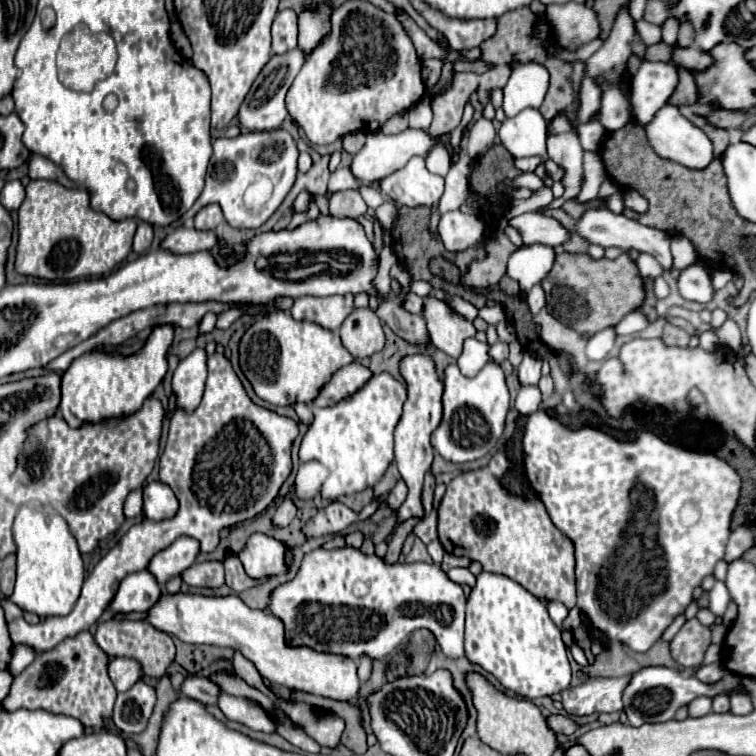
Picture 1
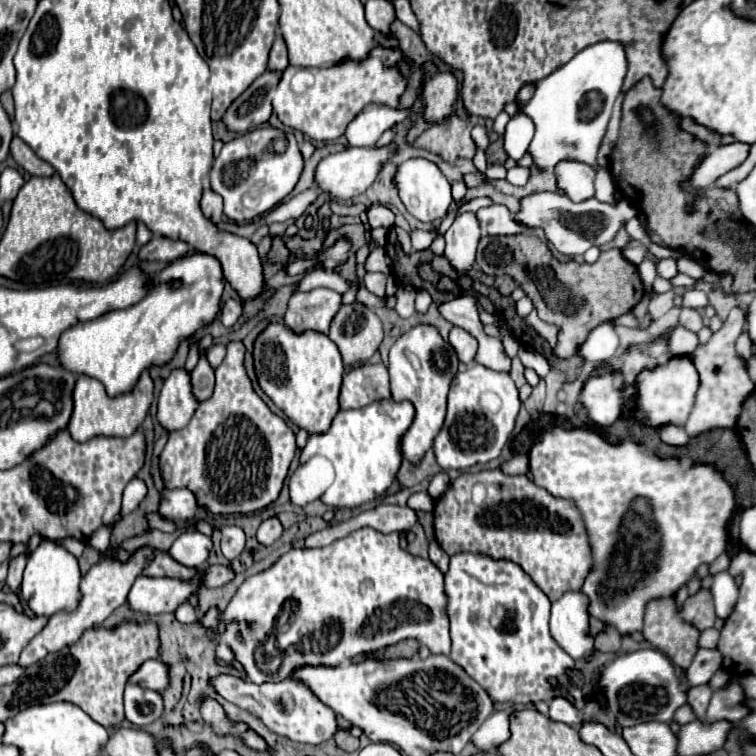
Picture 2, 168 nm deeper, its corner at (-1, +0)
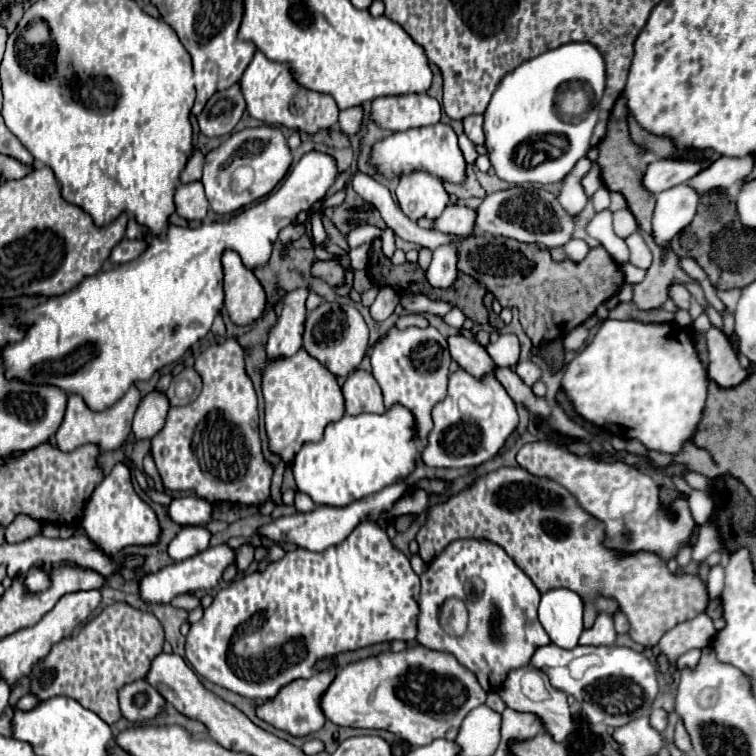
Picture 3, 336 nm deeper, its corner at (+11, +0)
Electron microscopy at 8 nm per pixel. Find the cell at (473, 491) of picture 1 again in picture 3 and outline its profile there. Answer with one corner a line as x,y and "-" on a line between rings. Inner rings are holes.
518,466
494,470
474,480
474,484
464,488
462,492
450,496
446,502
434,504
428,510
426,524
420,528
416,536
418,546
420,546
420,556
426,562
432,562
432,558
436,558
448,544
456,540
464,540
464,538
488,540
488,542
502,546
506,554
516,562
516,566
522,568
524,574
534,582
540,594
552,588
568,588
568,590
578,592
580,596
586,596
588,608
594,604
594,598
598,594
616,598
620,604
620,612
628,616
630,638
642,644
644,648
654,648
670,628
674,628
680,622
686,622
688,618
698,616
700,612
706,612
706,606
708,606
708,592
706,592
704,582
698,576
692,576
692,574
672,576
664,560
650,552
618,556
616,552
604,548
602,522
586,514
566,488
562,488
560,484
548,478
536,478

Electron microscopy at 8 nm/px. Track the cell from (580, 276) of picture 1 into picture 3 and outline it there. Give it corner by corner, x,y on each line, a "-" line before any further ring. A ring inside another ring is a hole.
488,234
472,236
460,242
458,270
482,282
502,306
518,308
520,324
534,346
570,334
576,326
594,316
596,308
618,294
618,290
624,286
620,266
602,246
592,248
580,264
570,260
554,262
548,256
548,250
542,250
536,244
522,244

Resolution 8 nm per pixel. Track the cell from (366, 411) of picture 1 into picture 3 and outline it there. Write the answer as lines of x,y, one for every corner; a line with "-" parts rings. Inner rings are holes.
396,404
384,414
344,414
338,422
330,422
320,442
300,448
294,456
292,472
298,490
308,494
316,504
348,506
410,474
416,454
414,416
408,408

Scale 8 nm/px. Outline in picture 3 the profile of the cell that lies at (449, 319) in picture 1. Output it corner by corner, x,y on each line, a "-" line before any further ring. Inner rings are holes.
454,334
454,336
448,336
448,346
450,346
452,360
458,362
460,368
464,368
468,374
480,378
482,374
494,370
492,358
486,354
486,350
480,344
460,334

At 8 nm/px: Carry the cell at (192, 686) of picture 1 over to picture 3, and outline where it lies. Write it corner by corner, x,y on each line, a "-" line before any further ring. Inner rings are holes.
322,670
306,680
298,678
296,682
290,682
288,686
284,686
284,690
280,690
280,694
276,694
276,698
270,698
266,702
256,704
258,718
268,722
270,726
274,726
278,730
288,732
290,736
296,736
296,738
310,736
310,734
318,732
326,722
326,718
320,710
320,696
330,686
332,678
334,678
334,670

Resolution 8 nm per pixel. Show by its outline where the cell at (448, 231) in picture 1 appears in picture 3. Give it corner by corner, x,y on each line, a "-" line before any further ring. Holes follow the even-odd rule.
452,240
452,242
446,242
444,246
438,246
434,250
434,256
432,256
432,262
426,270
426,276
428,276
428,282
434,286
434,288
450,288
456,280
456,274
458,274
458,268
456,268
456,246
460,242
458,240

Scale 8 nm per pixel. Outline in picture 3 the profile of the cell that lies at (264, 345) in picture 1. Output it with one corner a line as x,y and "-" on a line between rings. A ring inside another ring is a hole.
300,348
292,358
266,360
262,368
262,394
266,404
266,432
270,450
278,452
284,462
292,464
294,454
306,442
318,442
326,424
344,416
344,400
334,374
328,374
316,358

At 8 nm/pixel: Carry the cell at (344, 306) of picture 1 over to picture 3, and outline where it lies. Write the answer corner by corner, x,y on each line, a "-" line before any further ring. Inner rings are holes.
296,288
286,294
282,314
278,316
276,324
270,328
266,352
268,358
280,358
280,356
292,356
302,348
302,336
304,336
304,322
308,316
306,300
308,300
310,288

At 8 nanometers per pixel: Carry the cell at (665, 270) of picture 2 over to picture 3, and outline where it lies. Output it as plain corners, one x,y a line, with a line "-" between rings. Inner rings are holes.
636,232
632,236
626,238
626,244
630,248
630,262
636,266
636,268
642,268
642,270
648,270
650,264
652,264
652,254
644,242
644,238

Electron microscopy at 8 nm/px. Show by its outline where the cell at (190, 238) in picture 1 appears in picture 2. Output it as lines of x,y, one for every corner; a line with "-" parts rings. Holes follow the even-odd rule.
154,236
148,244
144,244
138,250
138,258
140,260
162,260
162,262
170,262
172,258
184,256
186,252
188,252
188,244
176,242
172,238
164,238
164,236

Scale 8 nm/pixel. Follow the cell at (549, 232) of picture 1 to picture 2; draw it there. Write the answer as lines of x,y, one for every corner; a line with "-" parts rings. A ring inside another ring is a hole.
500,204
480,208
476,212
476,218
478,218
482,232
486,232
490,236
500,236
500,234
508,236
508,234
518,234
518,232
532,232
526,226
512,222
512,212
506,206
500,206

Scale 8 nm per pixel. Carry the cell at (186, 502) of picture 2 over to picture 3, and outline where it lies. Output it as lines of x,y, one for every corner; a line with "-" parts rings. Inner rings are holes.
192,496
172,498
172,502
168,504
168,514
180,526
206,524
212,518
212,504
196,496
194,498

